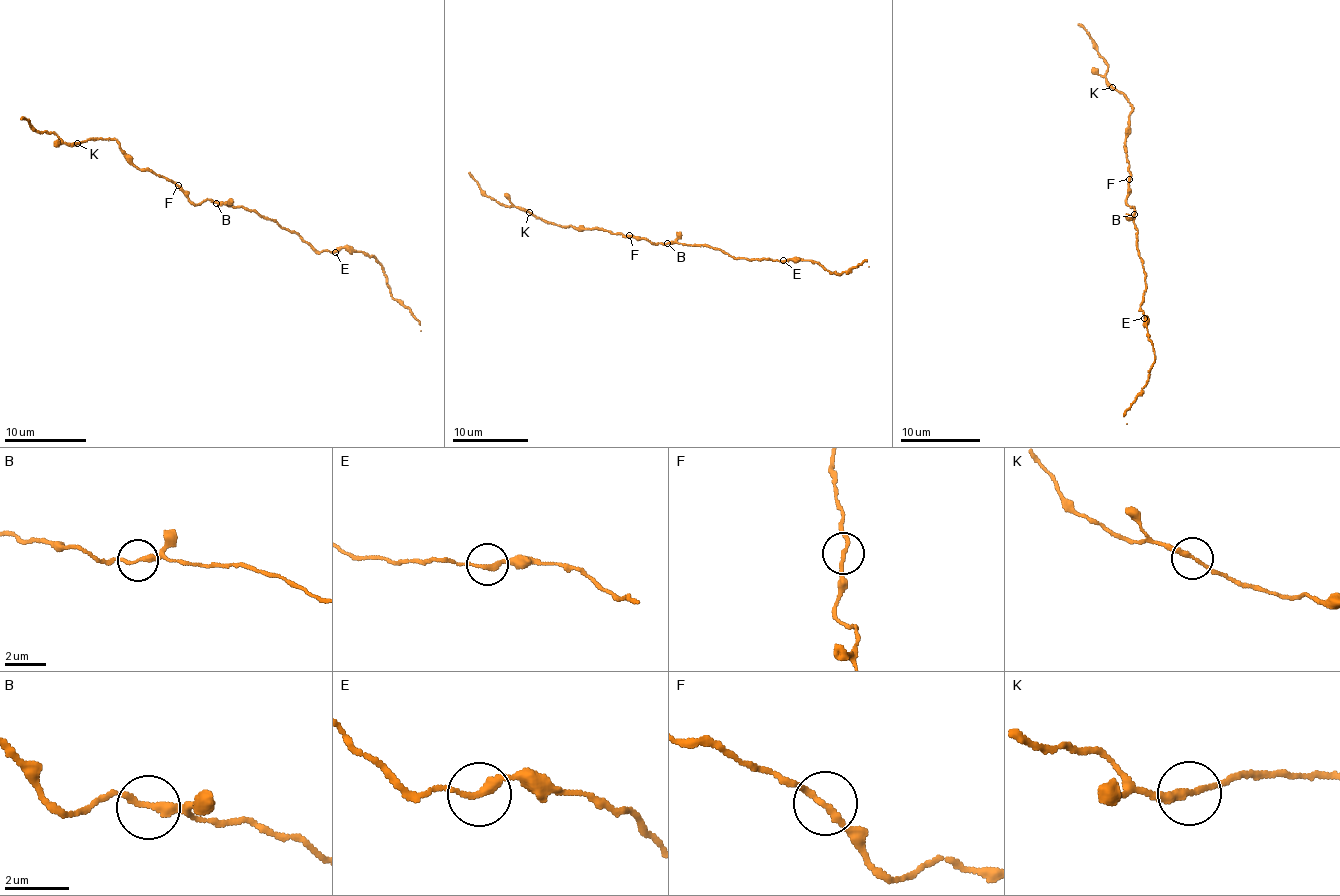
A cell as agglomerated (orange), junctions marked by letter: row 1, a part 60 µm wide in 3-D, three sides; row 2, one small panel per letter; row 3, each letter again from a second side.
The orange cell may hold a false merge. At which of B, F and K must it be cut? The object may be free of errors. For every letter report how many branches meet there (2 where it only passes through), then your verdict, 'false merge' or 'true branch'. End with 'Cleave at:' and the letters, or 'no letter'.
B: branches 2; true branch
F: branches 2; true branch
K: branches 2; true branch
Cleave at: no letter

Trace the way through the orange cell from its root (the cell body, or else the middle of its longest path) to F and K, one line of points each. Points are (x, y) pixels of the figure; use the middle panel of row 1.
F: (673, 243), (650, 243), (629, 235)
K: (673, 243), (650, 243), (646, 239), (601, 229), (569, 225), (561, 227), (529, 212)

